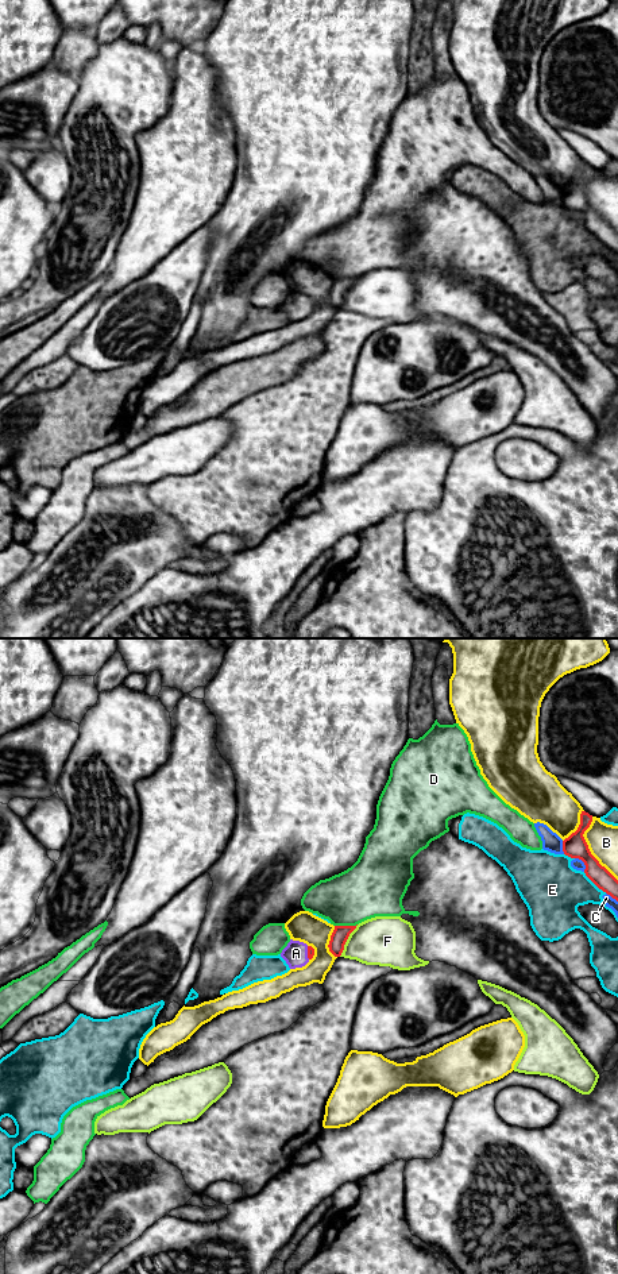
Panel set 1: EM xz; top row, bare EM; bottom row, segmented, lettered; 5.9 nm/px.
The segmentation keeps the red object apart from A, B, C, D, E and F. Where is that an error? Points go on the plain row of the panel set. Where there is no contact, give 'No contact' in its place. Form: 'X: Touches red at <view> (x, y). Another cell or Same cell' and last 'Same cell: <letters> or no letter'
A: Touches red at xz (308, 305). Same cell
B: Touches red at xz (588, 201). Another cell
C: Touches red at xz (583, 213). Another cell
D: Touches red at xz (346, 278). Another cell
E: Touches red at xz (595, 236). Another cell
F: Touches red at xz (346, 293). Another cell
Same cell: A

